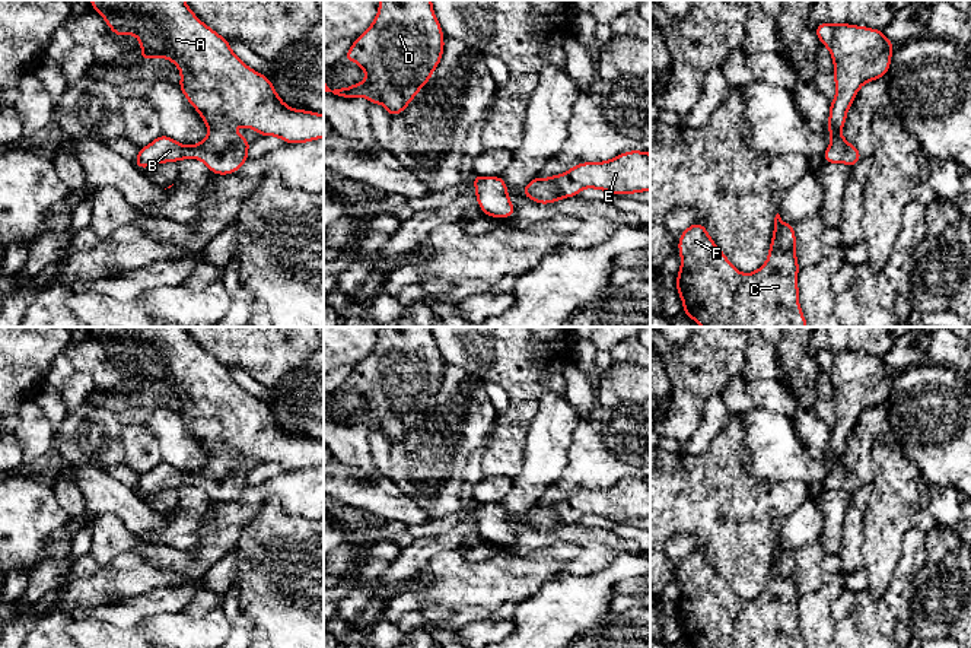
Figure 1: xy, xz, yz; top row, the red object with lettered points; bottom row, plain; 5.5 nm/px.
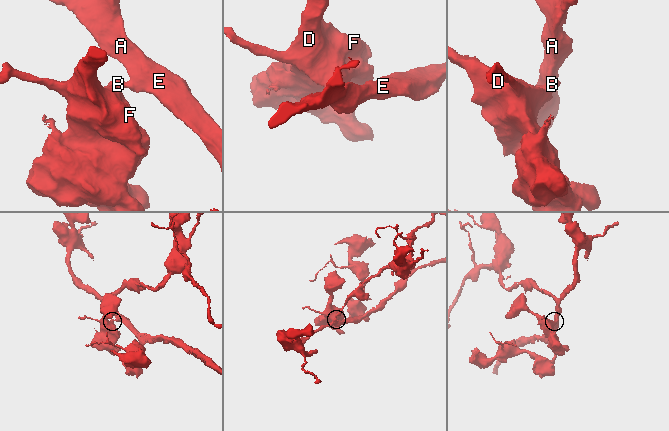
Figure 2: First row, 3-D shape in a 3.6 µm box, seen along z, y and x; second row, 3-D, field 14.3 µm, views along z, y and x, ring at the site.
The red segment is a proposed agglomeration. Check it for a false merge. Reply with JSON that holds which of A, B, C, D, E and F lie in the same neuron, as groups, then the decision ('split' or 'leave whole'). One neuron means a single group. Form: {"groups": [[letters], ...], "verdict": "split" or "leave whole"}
{"groups": [["A", "B", "C", "D", "E", "F"]], "verdict": "leave whole"}

